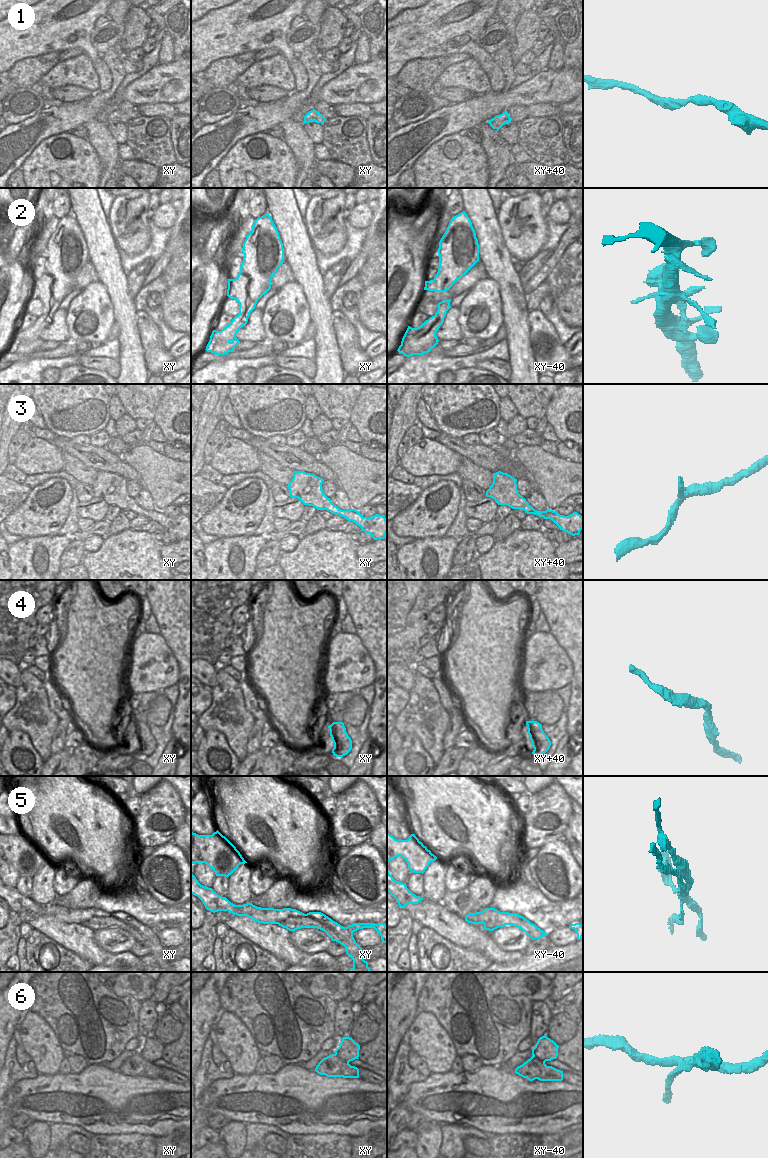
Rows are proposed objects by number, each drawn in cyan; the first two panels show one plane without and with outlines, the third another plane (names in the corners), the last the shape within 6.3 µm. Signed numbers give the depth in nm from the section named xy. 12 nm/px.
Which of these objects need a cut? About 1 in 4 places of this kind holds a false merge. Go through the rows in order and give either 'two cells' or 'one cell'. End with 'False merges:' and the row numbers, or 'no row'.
1: one cell
2: one cell
3: one cell
4: one cell
5: two cells
6: two cells
False merges: 5, 6

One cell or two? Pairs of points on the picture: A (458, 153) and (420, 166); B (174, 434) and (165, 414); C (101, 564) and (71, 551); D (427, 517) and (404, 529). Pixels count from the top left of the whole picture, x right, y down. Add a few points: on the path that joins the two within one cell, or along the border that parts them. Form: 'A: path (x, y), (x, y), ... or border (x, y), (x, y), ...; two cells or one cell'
A: path (449, 162), (445, 166), (429, 166); one cell
B: path (172, 429), (170, 427), (170, 419); one cell
C: border (85, 553), (80, 562); two cells
D: path (421, 519), (410, 526); one cell

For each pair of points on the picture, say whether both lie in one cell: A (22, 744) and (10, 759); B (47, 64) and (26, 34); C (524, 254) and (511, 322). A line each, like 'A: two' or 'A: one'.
A: one
B: two
C: two

